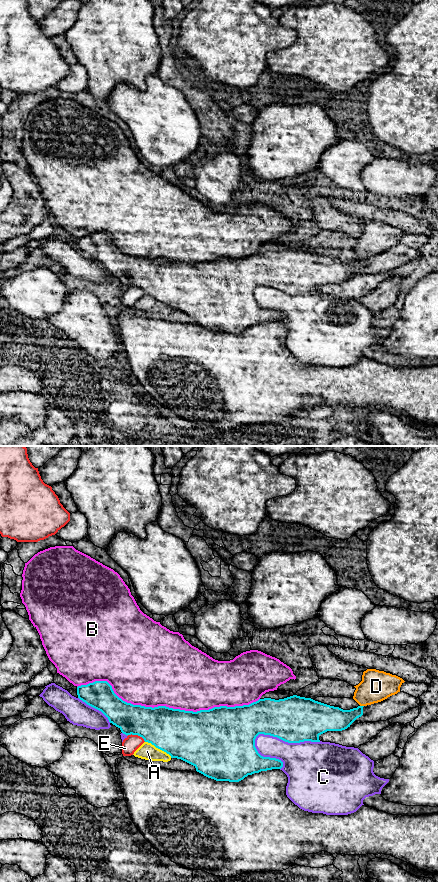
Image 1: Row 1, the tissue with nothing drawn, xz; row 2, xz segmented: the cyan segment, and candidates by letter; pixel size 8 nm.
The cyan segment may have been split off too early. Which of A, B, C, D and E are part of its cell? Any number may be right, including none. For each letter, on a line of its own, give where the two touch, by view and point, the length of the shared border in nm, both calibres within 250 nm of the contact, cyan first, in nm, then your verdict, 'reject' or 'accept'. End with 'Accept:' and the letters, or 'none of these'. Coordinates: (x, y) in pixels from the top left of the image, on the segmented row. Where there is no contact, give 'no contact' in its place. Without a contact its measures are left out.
A: xz (158, 748) | 260 nm | 400/140 nm | reject
B: xz (167, 707) | 1450 nm | 380/500 nm | reject
C: xz (283, 740) | 550 nm | 380/340 nm | reject
D: xz (362, 706) | 30 nm | 190/260 nm | reject
E: xz (136, 734) | 160 nm | 340/130 nm | reject
Accept: none of these

